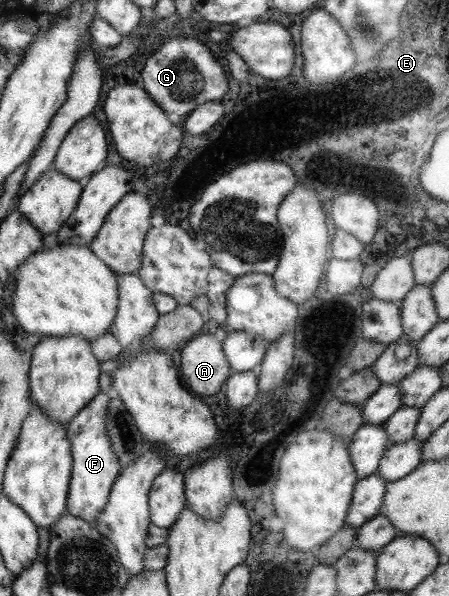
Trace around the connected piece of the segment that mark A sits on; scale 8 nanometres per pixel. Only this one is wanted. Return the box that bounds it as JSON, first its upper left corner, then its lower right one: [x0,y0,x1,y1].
[180,330,230,398]

